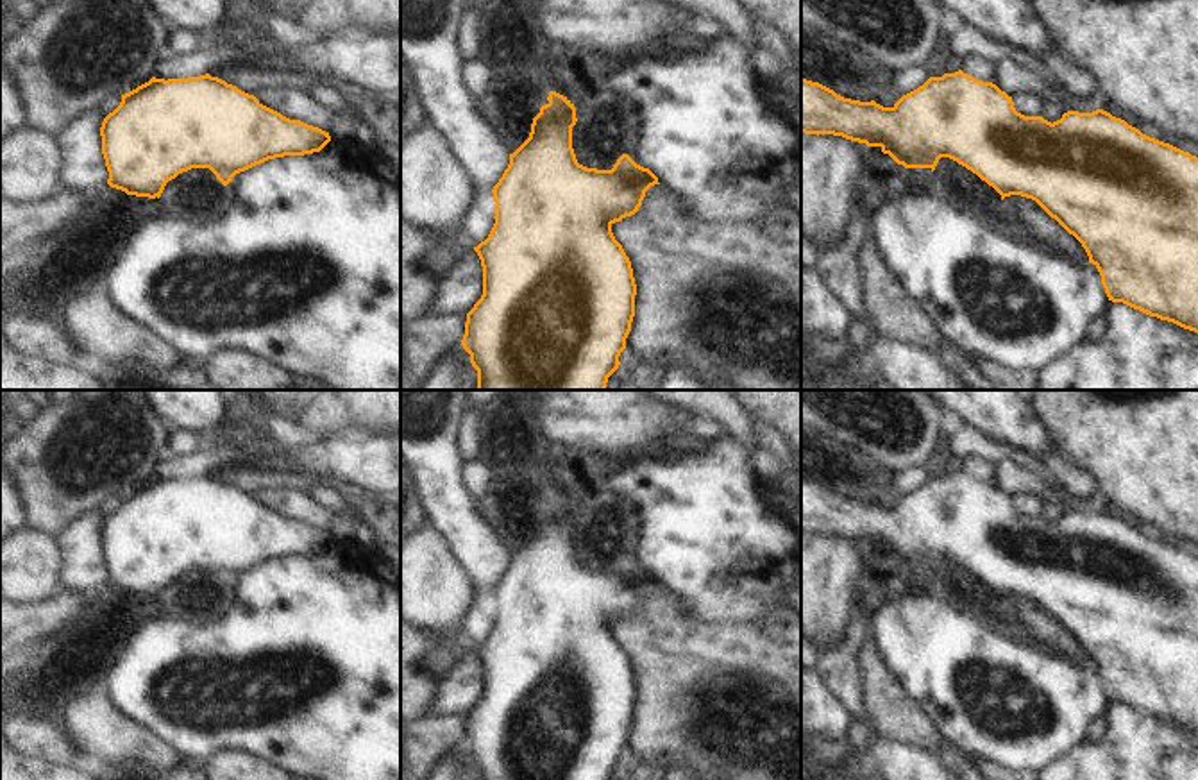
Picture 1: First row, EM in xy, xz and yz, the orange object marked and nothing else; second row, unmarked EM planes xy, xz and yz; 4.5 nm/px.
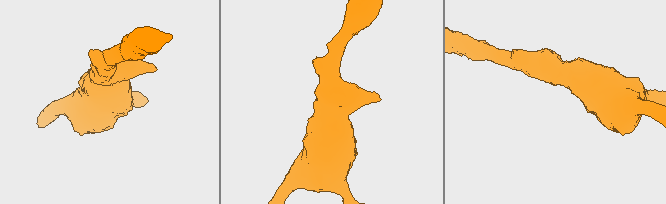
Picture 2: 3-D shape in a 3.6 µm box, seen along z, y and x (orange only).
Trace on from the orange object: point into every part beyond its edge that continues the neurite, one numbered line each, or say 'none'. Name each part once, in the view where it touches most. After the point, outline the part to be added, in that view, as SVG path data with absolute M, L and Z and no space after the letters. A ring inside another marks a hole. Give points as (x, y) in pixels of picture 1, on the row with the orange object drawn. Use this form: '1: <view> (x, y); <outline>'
1: xz (598, 145); M576 122L572 148L579 165L612 170L633 140L629 122Z

